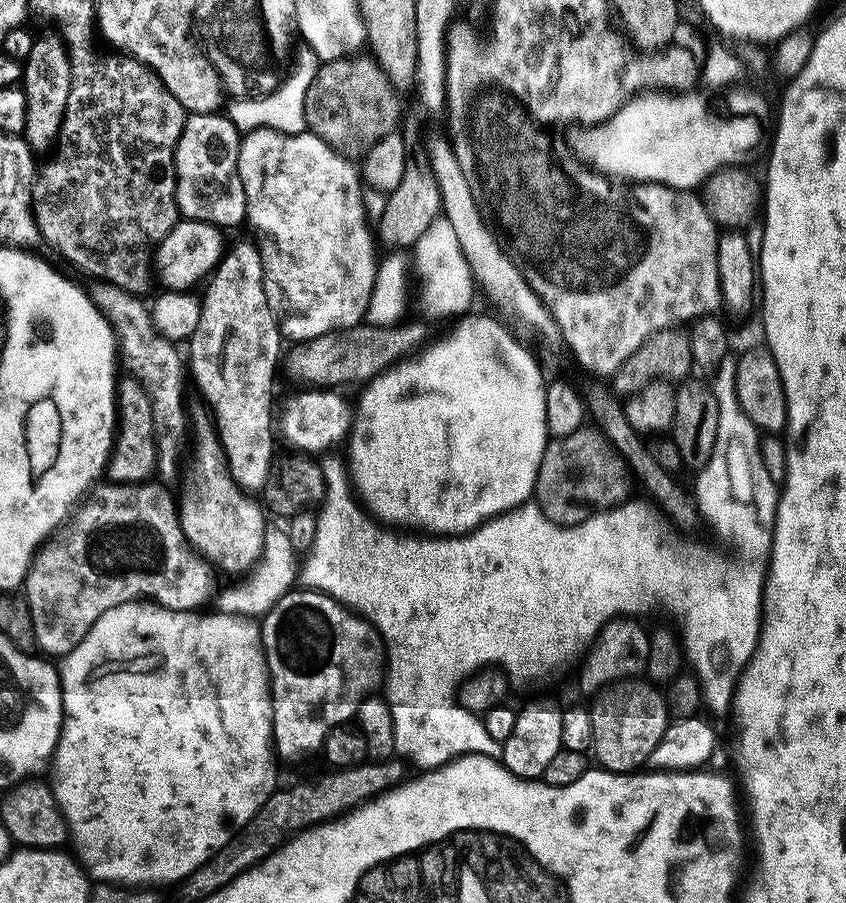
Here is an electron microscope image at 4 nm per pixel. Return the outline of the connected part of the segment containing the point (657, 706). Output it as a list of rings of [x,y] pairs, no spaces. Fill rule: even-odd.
[[[629,678],[604,685],[591,697],[590,722],[594,726],[591,755],[606,772],[635,773],[648,764],[654,746],[664,739],[670,723],[665,693],[644,678]]]

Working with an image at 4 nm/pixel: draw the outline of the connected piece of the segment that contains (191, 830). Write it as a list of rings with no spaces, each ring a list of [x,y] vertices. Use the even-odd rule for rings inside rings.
[[[129,602],[122,606],[114,606],[114,610],[106,610],[106,614],[102,614],[102,618],[98,618],[98,622],[94,622],[94,626],[90,626],[86,638],[82,638],[82,642],[78,642],[78,646],[74,646],[74,650],[70,650],[67,656],[59,661],[58,671],[60,673],[60,693],[64,703],[64,722],[60,725],[60,740],[56,743],[55,753],[50,760],[50,773],[52,772],[50,787],[56,795],[60,813],[64,816],[64,821],[68,823],[70,844],[76,847],[76,852],[74,851],[75,859],[93,881],[121,886],[156,886],[152,884],[169,884],[169,886],[172,886],[182,878],[186,878],[186,874],[198,870],[198,866],[202,866],[218,850],[222,850],[227,844],[231,844],[234,837],[239,833],[236,831],[239,828],[241,830],[247,829],[251,825],[252,819],[260,813],[261,806],[268,801],[273,792],[277,791],[276,764],[272,761],[272,756],[274,757],[272,693],[268,679],[268,665],[264,663],[264,645],[260,643],[260,624],[255,619],[237,615],[232,610],[208,613],[208,610],[166,608],[159,602],[140,603],[144,602]]]

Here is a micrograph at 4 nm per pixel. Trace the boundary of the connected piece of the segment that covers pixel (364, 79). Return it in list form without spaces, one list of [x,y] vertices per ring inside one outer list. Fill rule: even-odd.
[[[333,58],[321,63],[320,72],[318,68],[306,90],[304,103],[307,131],[345,158],[363,157],[374,142],[397,131],[401,123],[399,95],[386,73],[375,59],[356,59],[360,58]]]

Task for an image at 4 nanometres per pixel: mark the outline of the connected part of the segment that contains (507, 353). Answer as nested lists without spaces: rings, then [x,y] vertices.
[[[461,315],[456,325],[452,328],[452,333],[449,336],[444,336],[441,340],[436,340],[432,345],[429,346],[425,352],[417,351],[415,354],[409,355],[407,358],[401,359],[399,362],[391,365],[385,372],[380,373],[379,376],[372,377],[371,380],[367,381],[364,393],[360,396],[360,405],[355,405],[354,408],[354,423],[350,429],[350,441],[352,440],[352,445],[348,448],[347,459],[350,461],[350,480],[354,485],[355,495],[358,497],[359,503],[363,505],[365,509],[381,525],[384,526],[396,526],[392,524],[401,524],[401,529],[404,530],[415,530],[420,534],[431,534],[436,538],[451,538],[453,536],[463,536],[467,533],[473,532],[475,528],[479,528],[482,524],[487,524],[489,520],[504,515],[505,512],[512,511],[513,508],[519,508],[521,504],[525,503],[535,493],[536,491],[536,475],[538,474],[538,466],[542,462],[542,454],[544,453],[544,448],[548,445],[549,434],[548,427],[546,426],[546,394],[544,393],[546,387],[546,379],[540,373],[540,368],[536,365],[538,363],[537,357],[532,357],[530,353],[527,352],[525,345],[521,343],[520,340],[516,338],[515,335],[507,327],[504,328],[496,320],[491,320],[488,316],[464,316]]]

